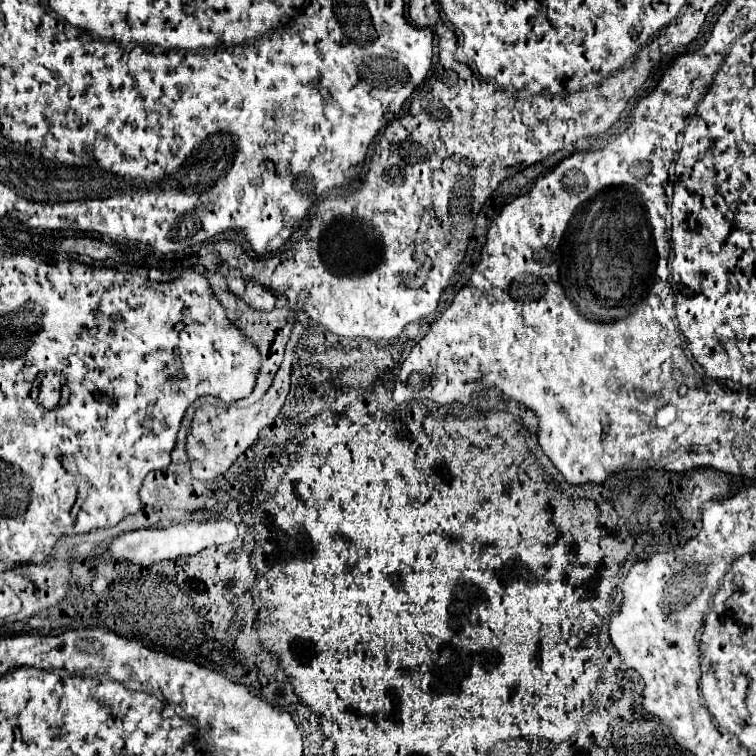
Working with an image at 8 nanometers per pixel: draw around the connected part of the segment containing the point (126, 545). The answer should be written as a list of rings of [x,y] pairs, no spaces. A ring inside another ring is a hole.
[[[217,521],[217,523],[181,523],[167,529],[135,529],[129,533],[119,535],[119,539],[113,541],[111,555],[115,559],[129,559],[139,567],[149,567],[151,563],[175,559],[179,555],[195,555],[205,547],[211,545],[223,545],[231,543],[237,537],[237,527],[233,521]]]

